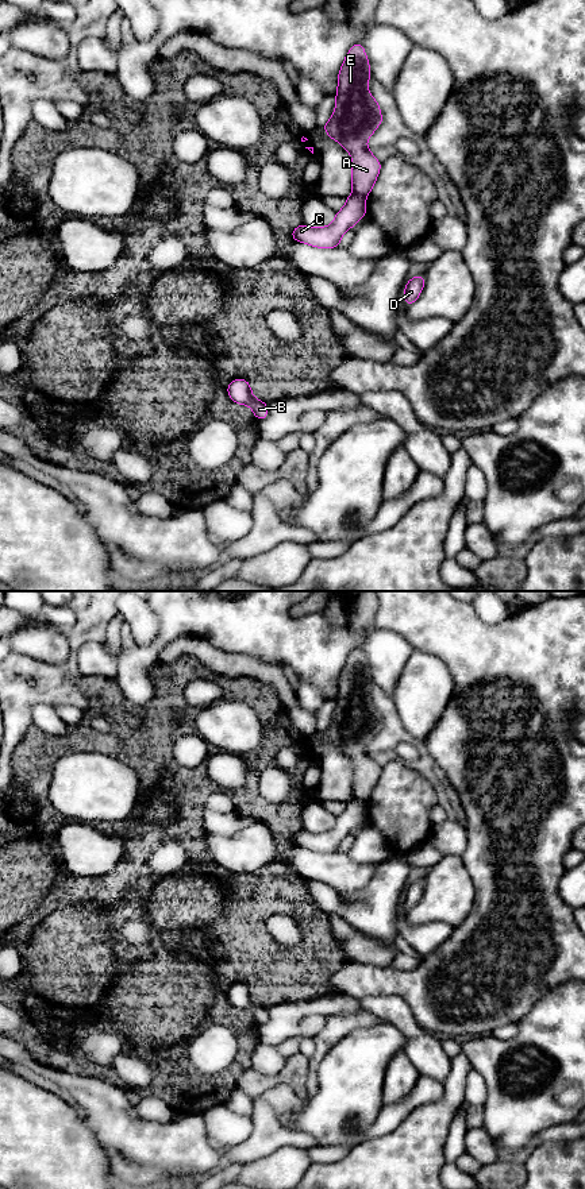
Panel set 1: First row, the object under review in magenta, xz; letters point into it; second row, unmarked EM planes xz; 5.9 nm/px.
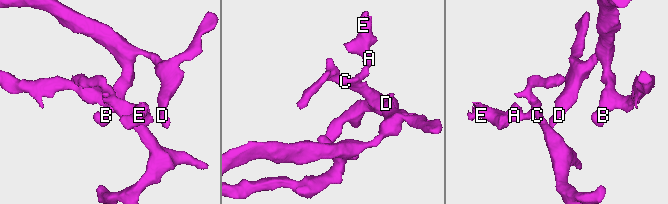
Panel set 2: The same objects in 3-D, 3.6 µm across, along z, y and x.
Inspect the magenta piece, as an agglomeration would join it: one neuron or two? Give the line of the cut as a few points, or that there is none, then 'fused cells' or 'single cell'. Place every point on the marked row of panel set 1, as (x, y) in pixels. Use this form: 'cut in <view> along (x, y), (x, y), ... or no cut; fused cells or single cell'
cut in xz along (353, 193), (364, 199); fused cells

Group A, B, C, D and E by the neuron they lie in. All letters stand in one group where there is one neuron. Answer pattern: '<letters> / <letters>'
A E / B C D

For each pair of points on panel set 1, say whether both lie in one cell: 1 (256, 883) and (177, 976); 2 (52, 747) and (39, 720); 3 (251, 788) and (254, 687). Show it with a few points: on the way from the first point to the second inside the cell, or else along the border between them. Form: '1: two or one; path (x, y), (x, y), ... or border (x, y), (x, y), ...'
1: one; path (229, 907), (214, 907), (177, 944), (177, 949)
2: two; border (35, 726), (49, 734), (64, 734), (70, 726)
3: one; path (257, 763), (273, 747), (273, 717), (269, 713)

